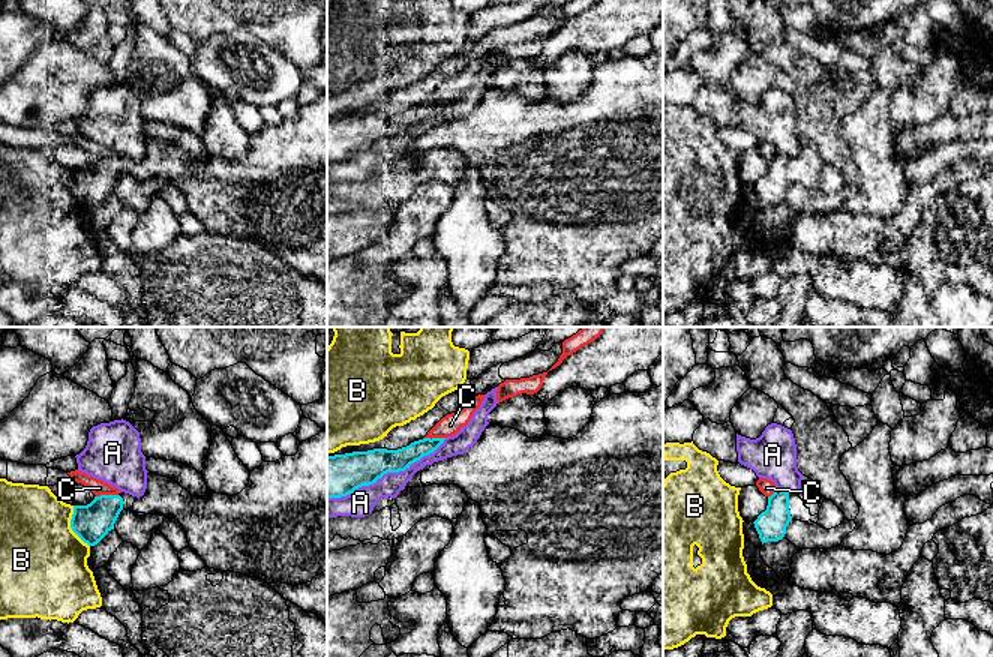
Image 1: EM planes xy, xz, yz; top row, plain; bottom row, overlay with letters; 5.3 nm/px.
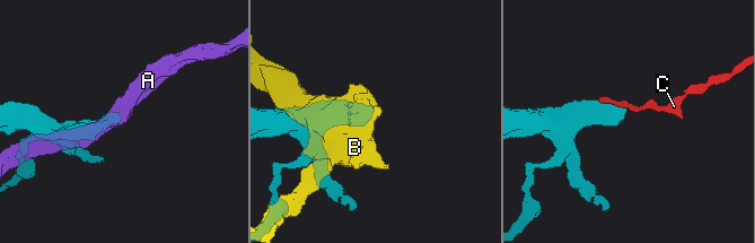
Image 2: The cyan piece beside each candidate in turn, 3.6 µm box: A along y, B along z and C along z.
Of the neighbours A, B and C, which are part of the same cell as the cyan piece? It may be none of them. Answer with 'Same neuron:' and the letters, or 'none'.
Same neuron: none

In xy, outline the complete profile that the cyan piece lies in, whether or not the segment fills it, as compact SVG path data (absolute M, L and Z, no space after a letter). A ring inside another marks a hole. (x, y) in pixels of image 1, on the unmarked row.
M327 93L302 105L294 120L264 124L250 135L248 150L234 160L214 156L192 160L177 146L147 136L142 160L122 156L94 160L87 170L74 170L70 192L84 207L94 210L114 194L122 174L178 184L189 212L208 232L246 238L267 248L308 248L327 236Z

